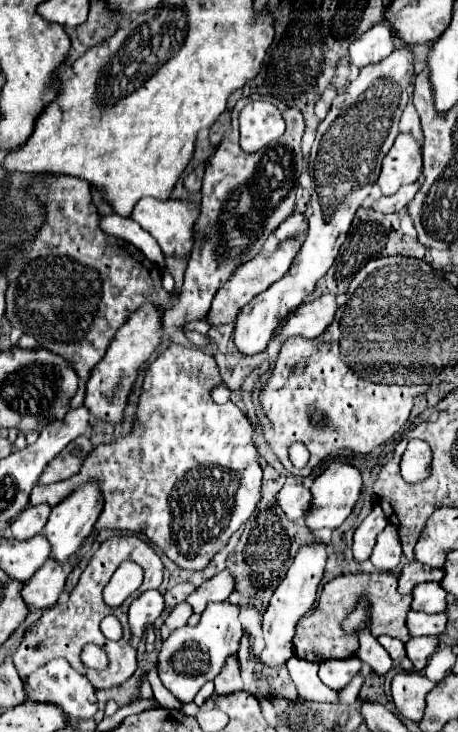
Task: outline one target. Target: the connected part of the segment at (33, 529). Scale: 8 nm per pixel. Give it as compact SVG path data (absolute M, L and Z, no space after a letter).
M34 505L34 507L26 507L26 511L22 511L14 523L12 523L12 537L18 541L26 541L32 535L42 533L42 527L46 525L46 519L50 515L50 507L48 505Z

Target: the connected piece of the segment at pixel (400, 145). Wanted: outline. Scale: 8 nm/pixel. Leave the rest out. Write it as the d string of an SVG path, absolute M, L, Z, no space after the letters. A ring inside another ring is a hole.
M400 133L386 153L380 177L376 185L380 187L382 195L394 195L402 185L414 183L422 171L422 149L418 141L408 135Z

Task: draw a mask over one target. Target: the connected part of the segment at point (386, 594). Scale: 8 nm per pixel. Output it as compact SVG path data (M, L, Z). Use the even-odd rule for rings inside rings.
M354 573L354 575L340 575L332 581L328 581L322 589L320 603L314 609L314 613L304 615L296 625L294 635L294 651L296 657L306 661L326 661L326 659L348 659L358 649L358 637L354 633L346 633L342 629L342 621L350 611L354 611L356 603L362 595L366 595L370 603L370 623L368 629L374 637L380 637L382 633L400 639L402 643L410 641L410 633L406 627L406 615L410 611L412 595L400 595L398 593L398 579L392 573Z

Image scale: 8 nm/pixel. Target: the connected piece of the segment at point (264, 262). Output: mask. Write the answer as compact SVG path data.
M302 237L286 239L286 241L278 243L274 249L270 249L270 251L260 251L254 259L250 259L248 263L238 267L238 271L234 271L234 275L228 279L228 283L220 287L220 297L214 297L214 303L212 303L210 313L208 313L208 323L210 325L224 325L224 323L236 321L238 311L246 303L250 303L258 293L262 293L274 281L278 281L278 279L282 279L286 275L286 271L292 265L292 259L298 255L298 251L302 247L302 241L304 241Z

